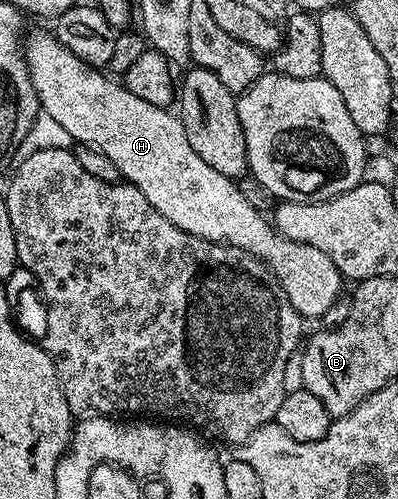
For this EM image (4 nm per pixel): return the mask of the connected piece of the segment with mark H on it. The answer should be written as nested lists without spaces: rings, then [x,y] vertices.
[[[51,32],[34,34],[23,42],[22,48],[41,110],[70,131],[73,142],[94,147],[106,159],[114,159],[121,178],[138,187],[150,207],[166,215],[174,227],[204,241],[244,249],[263,261],[301,318],[320,319],[341,300],[342,275],[330,255],[277,233],[275,224],[250,205],[233,178],[218,175],[190,147],[190,139],[186,139],[186,131],[175,112],[138,99],[119,80],[97,66],[87,65],[74,51],[62,47]]]

